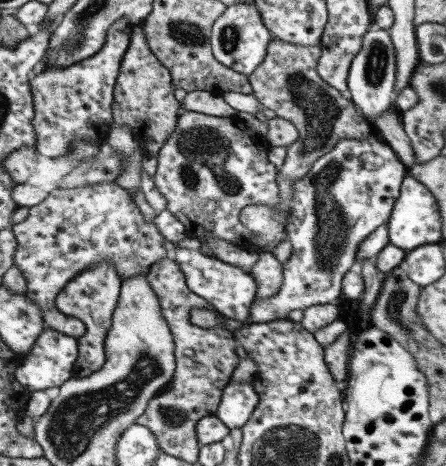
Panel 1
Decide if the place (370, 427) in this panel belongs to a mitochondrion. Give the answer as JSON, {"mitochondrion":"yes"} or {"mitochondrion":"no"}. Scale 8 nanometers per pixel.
{"mitochondrion":"no"}

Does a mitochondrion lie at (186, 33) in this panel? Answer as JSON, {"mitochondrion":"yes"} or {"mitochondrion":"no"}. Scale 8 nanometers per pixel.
{"mitochondrion":"yes"}

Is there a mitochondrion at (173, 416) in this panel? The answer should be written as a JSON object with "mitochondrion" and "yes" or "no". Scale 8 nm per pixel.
{"mitochondrion":"yes"}

